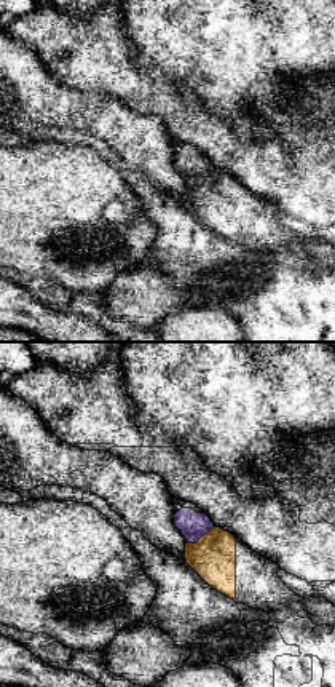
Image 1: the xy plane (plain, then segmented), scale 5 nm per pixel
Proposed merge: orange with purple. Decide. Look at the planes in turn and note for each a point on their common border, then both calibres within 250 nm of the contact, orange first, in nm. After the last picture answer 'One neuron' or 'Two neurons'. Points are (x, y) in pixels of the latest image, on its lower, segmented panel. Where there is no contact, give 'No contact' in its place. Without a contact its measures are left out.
Touches orange at (201, 537). Thickness 220 nm (orange) against 140 nm

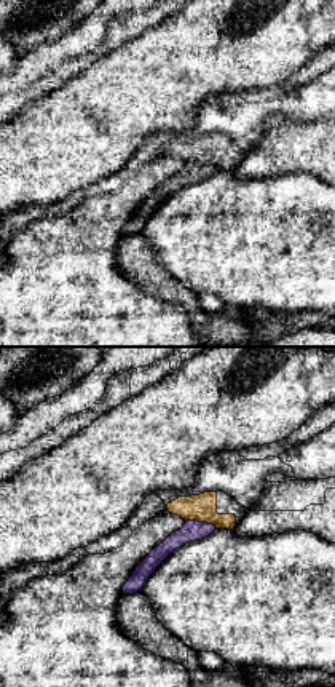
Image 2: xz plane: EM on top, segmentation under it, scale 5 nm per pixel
Touches orange at (201, 521). Thickness 140 nm (orange) against 100 nm

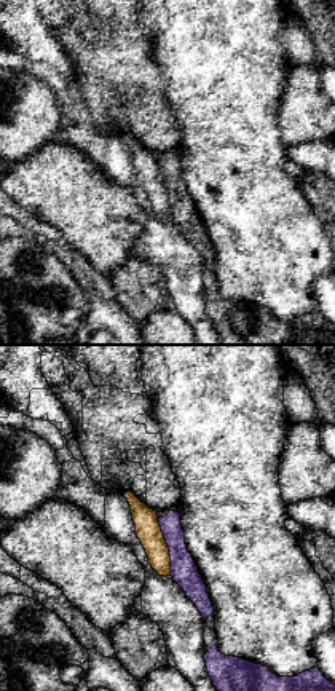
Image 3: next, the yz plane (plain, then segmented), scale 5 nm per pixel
Touches orange at (168, 548). Thickness 130 nm (orange) against 140 nm

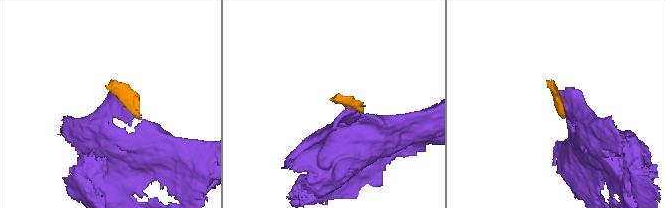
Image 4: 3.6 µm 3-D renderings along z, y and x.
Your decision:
Two neurons

